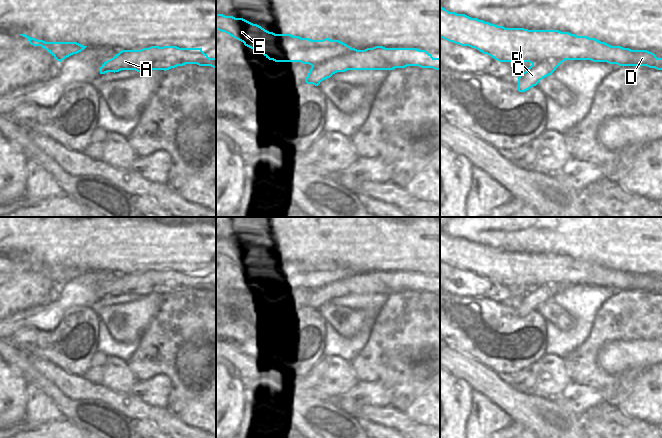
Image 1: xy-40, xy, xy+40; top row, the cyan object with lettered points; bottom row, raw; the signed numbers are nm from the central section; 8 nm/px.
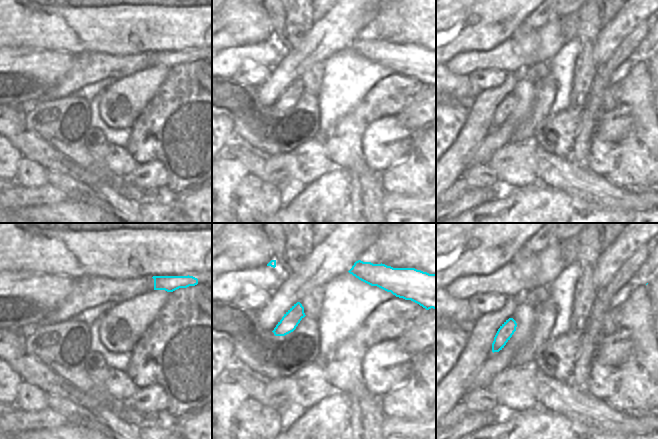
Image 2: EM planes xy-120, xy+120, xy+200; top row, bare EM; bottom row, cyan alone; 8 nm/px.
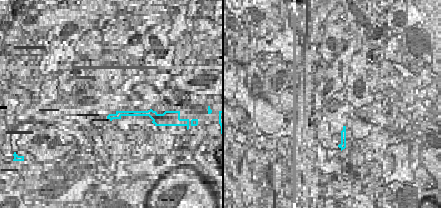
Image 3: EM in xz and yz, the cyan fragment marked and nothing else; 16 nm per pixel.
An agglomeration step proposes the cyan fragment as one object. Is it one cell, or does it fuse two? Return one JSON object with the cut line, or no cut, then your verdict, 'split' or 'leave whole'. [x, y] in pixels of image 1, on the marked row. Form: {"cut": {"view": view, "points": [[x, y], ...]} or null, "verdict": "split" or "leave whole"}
{"cut": {"view": "xy", "points": [[312, 65], [322, 63], [328, 77]]}, "verdict": "split"}

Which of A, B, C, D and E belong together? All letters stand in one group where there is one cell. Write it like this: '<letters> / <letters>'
A C D E / B

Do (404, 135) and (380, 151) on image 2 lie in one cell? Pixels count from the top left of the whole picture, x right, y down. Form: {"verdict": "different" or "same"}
{"verdict": "same"}

